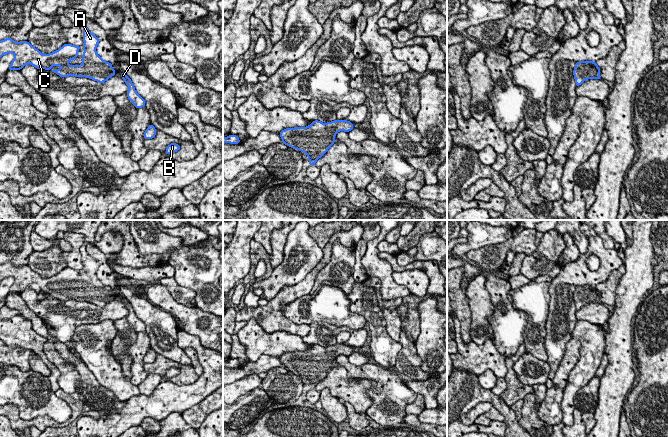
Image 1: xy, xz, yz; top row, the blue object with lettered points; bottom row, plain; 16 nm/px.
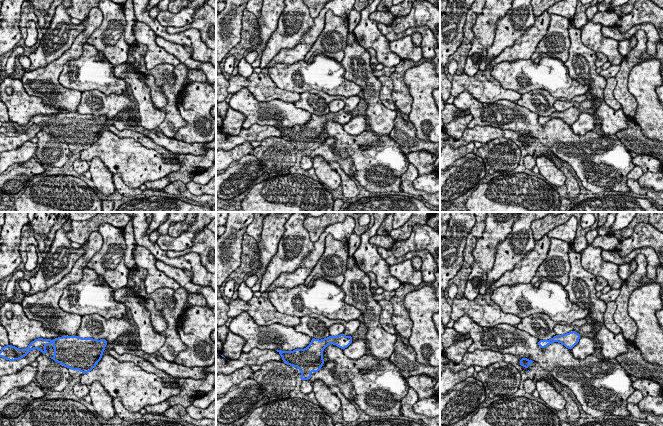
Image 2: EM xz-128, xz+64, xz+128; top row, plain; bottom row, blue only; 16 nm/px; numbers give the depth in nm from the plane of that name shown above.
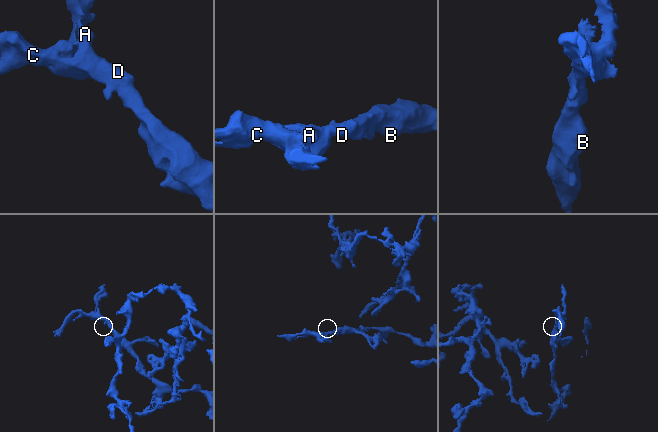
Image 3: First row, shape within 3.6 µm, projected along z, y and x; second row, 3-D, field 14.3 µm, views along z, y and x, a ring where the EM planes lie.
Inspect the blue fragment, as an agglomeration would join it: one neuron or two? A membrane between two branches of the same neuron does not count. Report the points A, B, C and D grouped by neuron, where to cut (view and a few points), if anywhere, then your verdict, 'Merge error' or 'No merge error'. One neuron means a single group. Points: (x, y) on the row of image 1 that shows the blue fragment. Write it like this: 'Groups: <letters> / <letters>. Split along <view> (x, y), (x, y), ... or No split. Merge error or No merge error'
Groups: A B C D. No split. No merge error

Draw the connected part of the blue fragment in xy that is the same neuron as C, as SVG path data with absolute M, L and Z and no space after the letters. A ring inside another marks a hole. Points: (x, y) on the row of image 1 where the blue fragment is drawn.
M85 25L82 29L83 46L66 43L55 52L42 54L28 41L14 42L12 38L6 38L0 41L0 57L7 53L14 54L14 59L8 70L21 70L26 64L31 64L37 69L51 70L60 77L86 77L104 83L115 75L116 70L112 69L111 63L103 61L96 53L99 43L98 37L92 34ZM79 48L84 49L82 64L69 65L69 60L76 60Z

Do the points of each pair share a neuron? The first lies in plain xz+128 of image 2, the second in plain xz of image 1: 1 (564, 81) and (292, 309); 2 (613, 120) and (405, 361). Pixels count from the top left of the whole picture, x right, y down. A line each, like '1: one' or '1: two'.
1: one
2: two

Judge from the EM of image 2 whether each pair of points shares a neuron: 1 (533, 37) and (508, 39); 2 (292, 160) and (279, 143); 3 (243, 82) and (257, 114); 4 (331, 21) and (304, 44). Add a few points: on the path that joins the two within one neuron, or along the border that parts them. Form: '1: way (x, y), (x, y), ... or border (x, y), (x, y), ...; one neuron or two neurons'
1: border (535, 22), (511, 46), (507, 46), (500, 53); two neurons
2: way (288, 156), (280, 147); one neuron
3: border (244, 87), (258, 101), (264, 101); two neurons
4: border (344, 17), (329, 10), (324, 28), (310, 48); two neurons

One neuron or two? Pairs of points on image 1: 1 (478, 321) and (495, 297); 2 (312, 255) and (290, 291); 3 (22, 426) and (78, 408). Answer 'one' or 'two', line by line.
1: two
2: two
3: one

